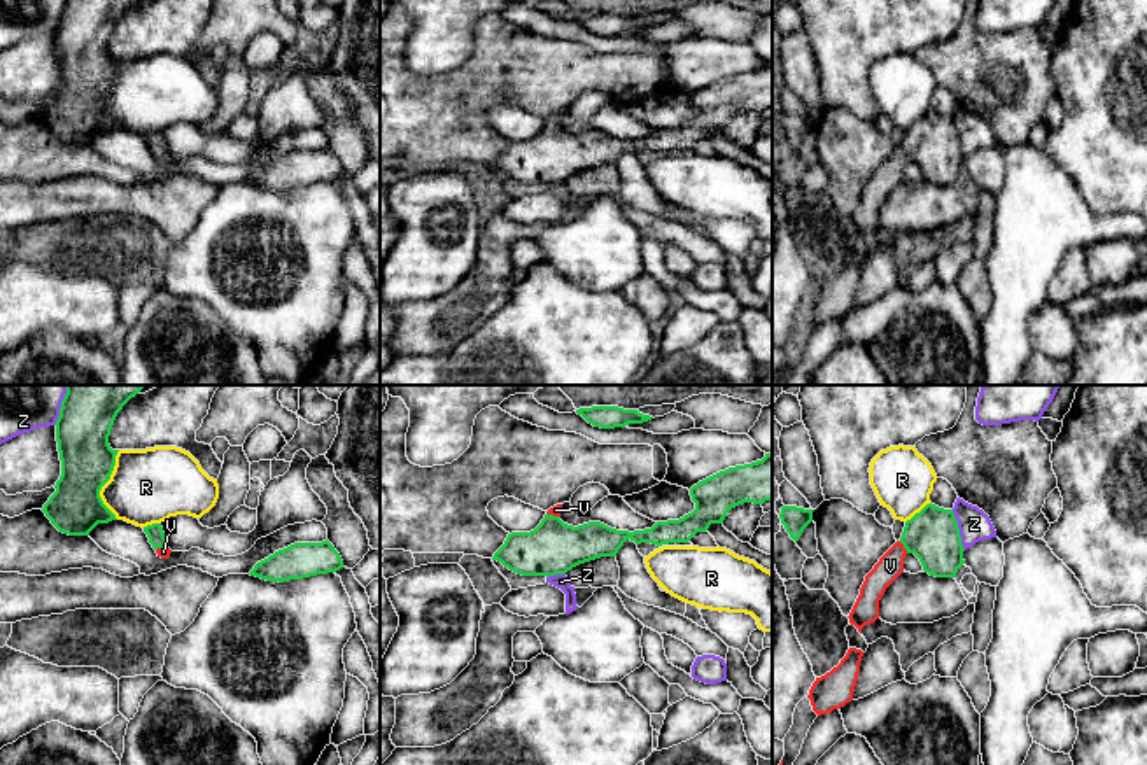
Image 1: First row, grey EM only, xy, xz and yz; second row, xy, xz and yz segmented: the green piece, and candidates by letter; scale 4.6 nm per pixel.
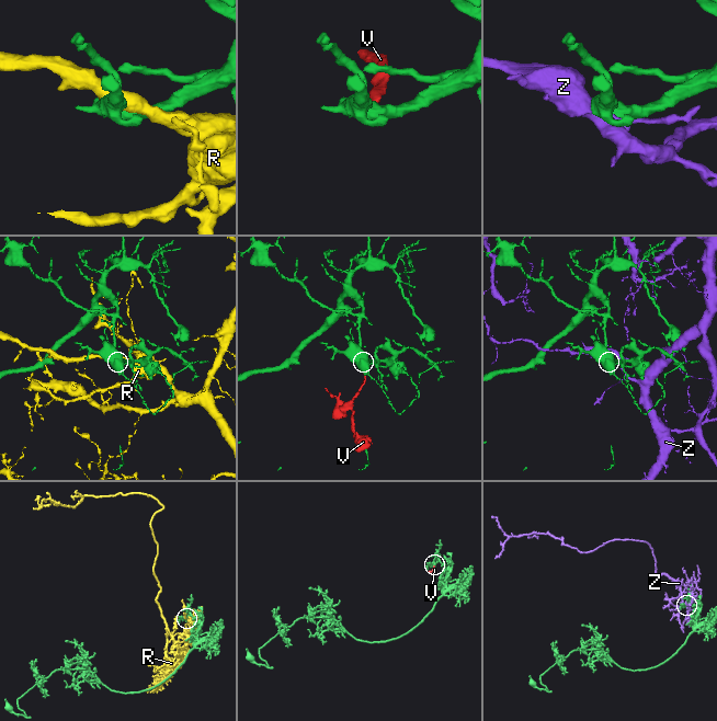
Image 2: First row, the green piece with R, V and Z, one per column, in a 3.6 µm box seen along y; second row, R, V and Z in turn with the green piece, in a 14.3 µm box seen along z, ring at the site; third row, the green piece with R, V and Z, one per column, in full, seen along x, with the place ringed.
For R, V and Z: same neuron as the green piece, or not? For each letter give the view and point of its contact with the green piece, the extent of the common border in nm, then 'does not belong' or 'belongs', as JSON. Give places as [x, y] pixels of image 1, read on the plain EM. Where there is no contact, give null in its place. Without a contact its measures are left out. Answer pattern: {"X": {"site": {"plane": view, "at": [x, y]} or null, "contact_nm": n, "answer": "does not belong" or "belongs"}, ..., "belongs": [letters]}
{"R": {"site": {"plane": "xy", "at": [104, 91]}, "contact_nm": 320, "answer": "does not belong"}, "V": {"site": {"plane": "yz", "at": [904, 154]}, "contact_nm": 70, "answer": "belongs"}, "Z": {"site": {"plane": "yz", "at": [958, 139]}, "contact_nm": 200, "answer": "does not belong"}, "belongs": ["V"]}

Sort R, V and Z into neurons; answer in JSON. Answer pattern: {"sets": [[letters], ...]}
{"sets": [["R"], ["V"], ["Z"]]}

